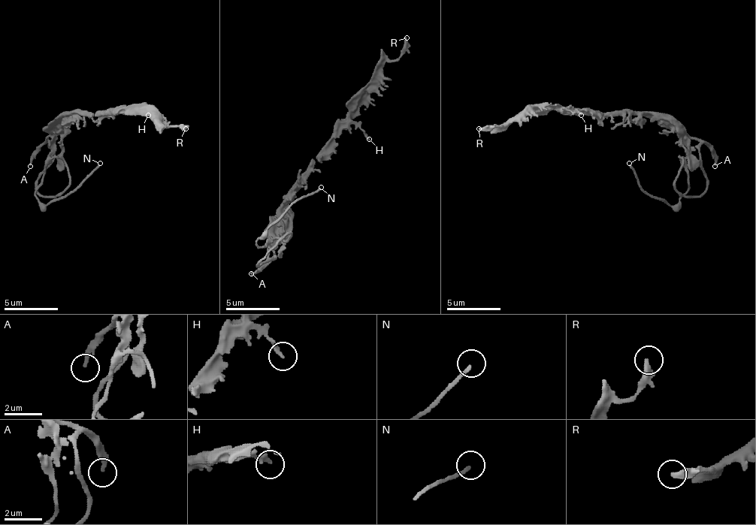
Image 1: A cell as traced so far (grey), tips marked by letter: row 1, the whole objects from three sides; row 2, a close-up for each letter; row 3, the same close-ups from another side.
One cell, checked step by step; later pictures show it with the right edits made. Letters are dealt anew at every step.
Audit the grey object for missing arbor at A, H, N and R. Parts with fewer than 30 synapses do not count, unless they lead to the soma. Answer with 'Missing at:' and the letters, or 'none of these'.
Missing at: none of these

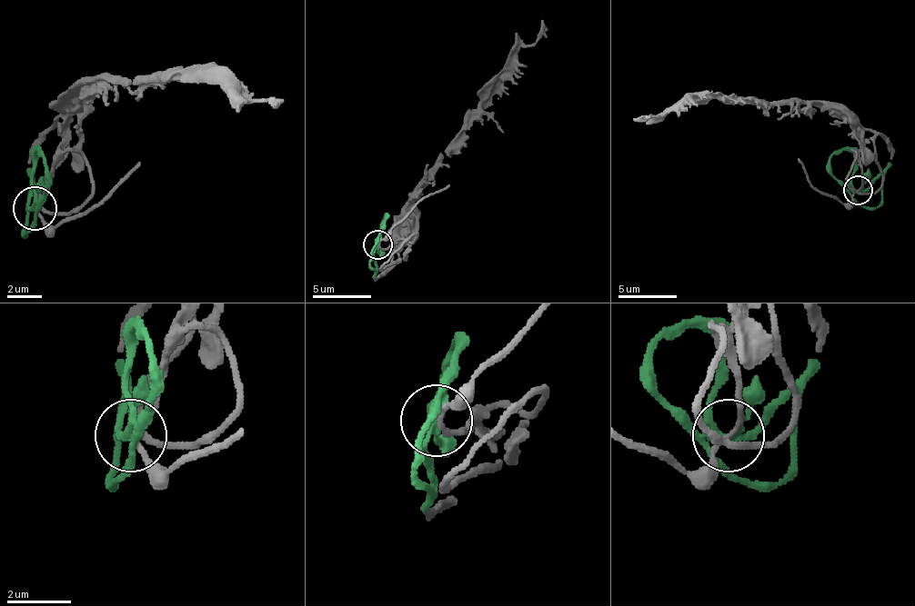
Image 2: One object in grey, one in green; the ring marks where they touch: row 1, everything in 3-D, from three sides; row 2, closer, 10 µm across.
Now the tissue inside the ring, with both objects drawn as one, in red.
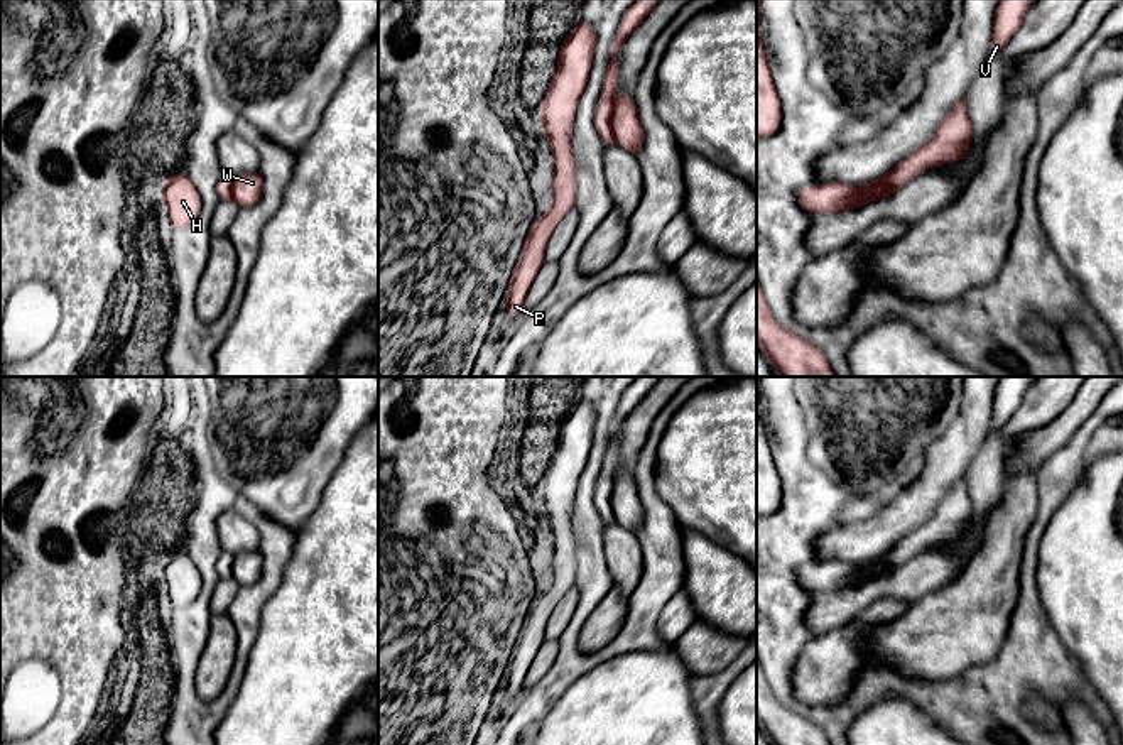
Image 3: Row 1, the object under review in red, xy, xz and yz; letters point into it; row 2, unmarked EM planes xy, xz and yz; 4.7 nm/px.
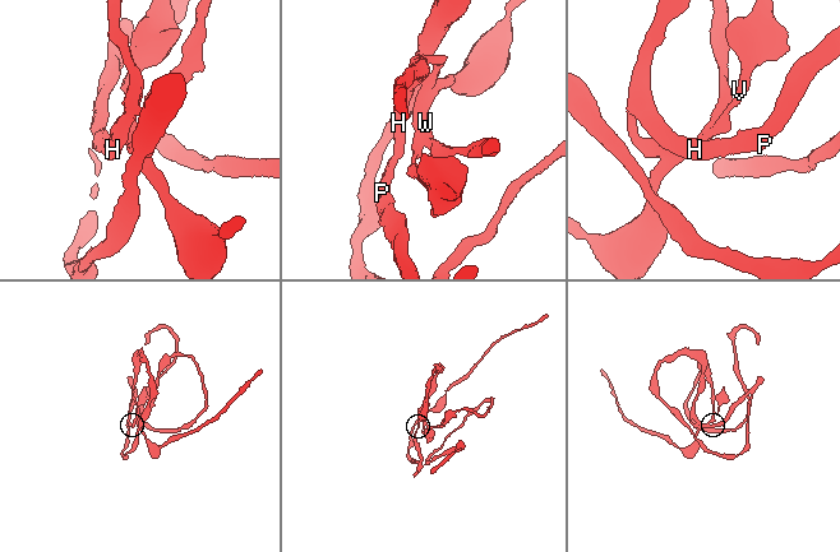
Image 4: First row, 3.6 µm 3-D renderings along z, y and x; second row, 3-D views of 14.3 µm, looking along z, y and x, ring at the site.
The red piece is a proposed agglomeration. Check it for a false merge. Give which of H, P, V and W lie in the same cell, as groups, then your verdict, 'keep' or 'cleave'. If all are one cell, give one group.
H P V W; keep

